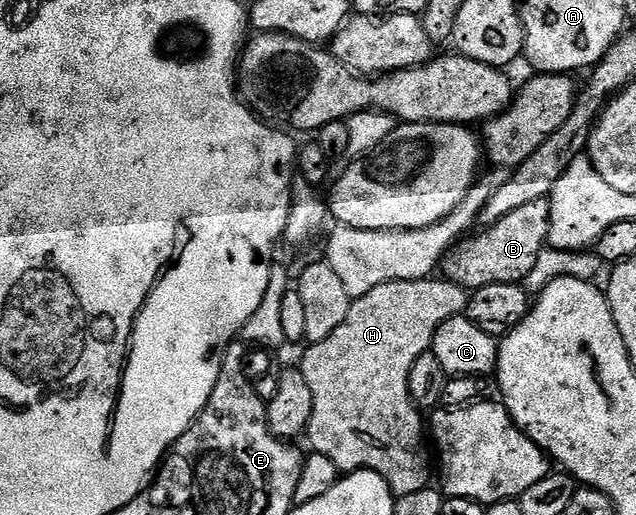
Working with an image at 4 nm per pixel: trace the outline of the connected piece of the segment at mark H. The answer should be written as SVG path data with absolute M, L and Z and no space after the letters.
M446 279L435 280L381 283L379 287L373 287L373 291L354 298L349 307L349 315L345 315L345 323L341 323L341 327L337 327L337 331L333 331L333 335L329 335L329 339L321 339L321 343L316 345L308 344L306 346L307 350L303 353L303 362L301 362L305 383L309 383L309 392L313 394L313 415L309 419L305 434L306 440L311 440L310 448L314 452L325 455L325 459L331 460L339 468L340 474L346 475L368 469L377 475L381 475L389 483L391 492L395 494L396 498L413 495L413 491L428 488L432 484L431 473L433 477L433 457L431 465L431 457L427 454L427 441L423 438L425 417L420 409L415 406L409 395L409 371L413 371L413 363L417 363L417 359L421 359L421 355L430 350L433 335L437 335L437 327L441 327L441 323L445 323L445 319L462 317L467 312L468 290L462 289L457 283Z

